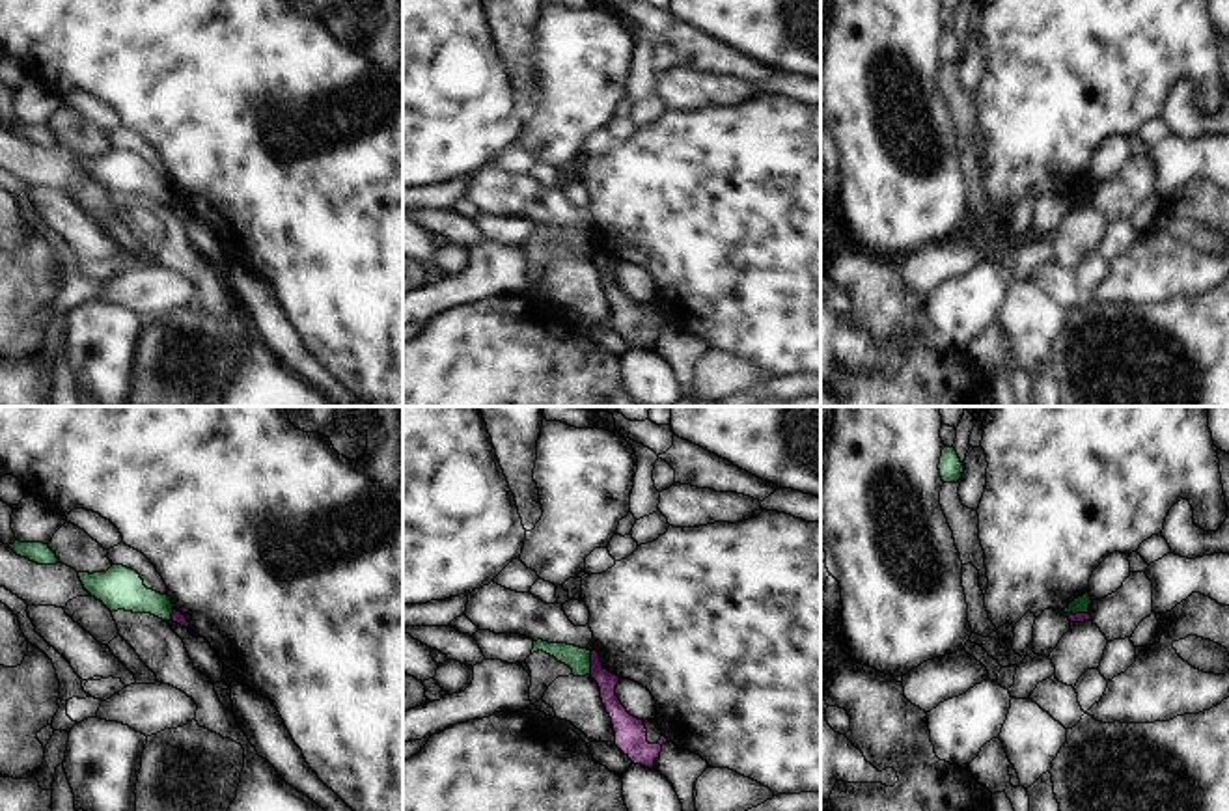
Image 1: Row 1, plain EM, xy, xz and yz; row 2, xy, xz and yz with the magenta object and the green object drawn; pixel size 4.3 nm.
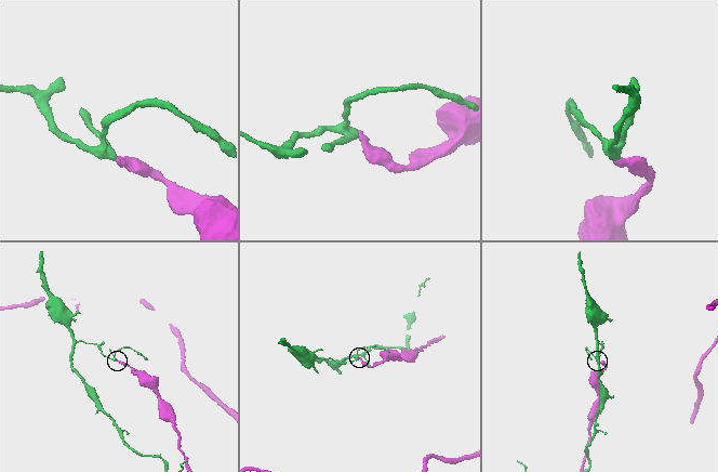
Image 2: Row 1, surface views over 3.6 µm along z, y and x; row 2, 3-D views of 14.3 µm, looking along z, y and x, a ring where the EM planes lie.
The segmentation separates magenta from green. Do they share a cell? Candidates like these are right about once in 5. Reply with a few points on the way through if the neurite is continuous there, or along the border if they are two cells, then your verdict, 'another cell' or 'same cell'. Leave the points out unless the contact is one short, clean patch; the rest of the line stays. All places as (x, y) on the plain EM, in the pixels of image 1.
along xz (590, 233), (592, 256) | another cell

